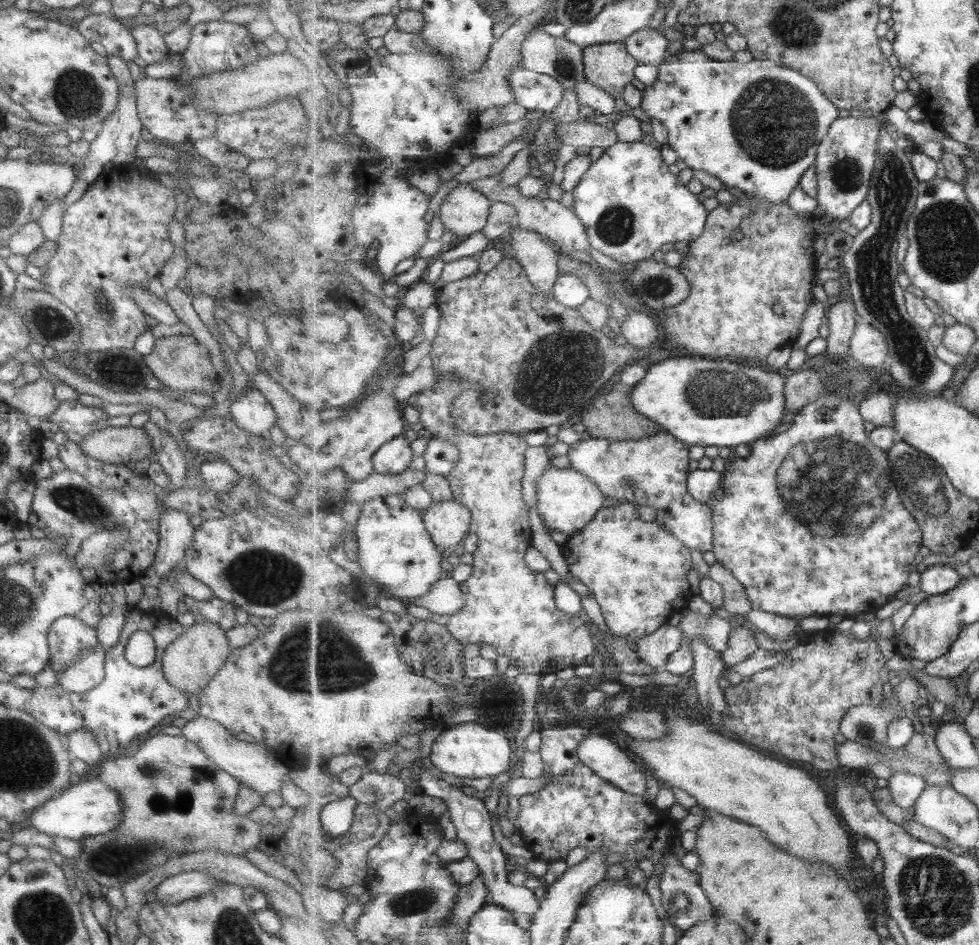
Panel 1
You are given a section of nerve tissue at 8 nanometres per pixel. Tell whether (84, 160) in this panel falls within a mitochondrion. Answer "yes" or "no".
no

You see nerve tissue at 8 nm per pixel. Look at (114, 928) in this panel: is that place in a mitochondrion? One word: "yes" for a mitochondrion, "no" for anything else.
no

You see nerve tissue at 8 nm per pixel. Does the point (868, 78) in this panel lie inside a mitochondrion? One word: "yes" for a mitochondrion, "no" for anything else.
no

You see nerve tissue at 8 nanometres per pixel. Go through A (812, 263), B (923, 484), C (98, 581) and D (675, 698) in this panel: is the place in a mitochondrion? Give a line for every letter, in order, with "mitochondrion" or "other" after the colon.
A: other
B: mitochondrion
C: other
D: other

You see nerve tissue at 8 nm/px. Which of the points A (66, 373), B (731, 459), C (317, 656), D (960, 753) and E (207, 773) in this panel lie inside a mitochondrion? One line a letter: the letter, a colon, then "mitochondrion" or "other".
A: other
B: other
C: mitochondrion
D: other
E: mitochondrion

